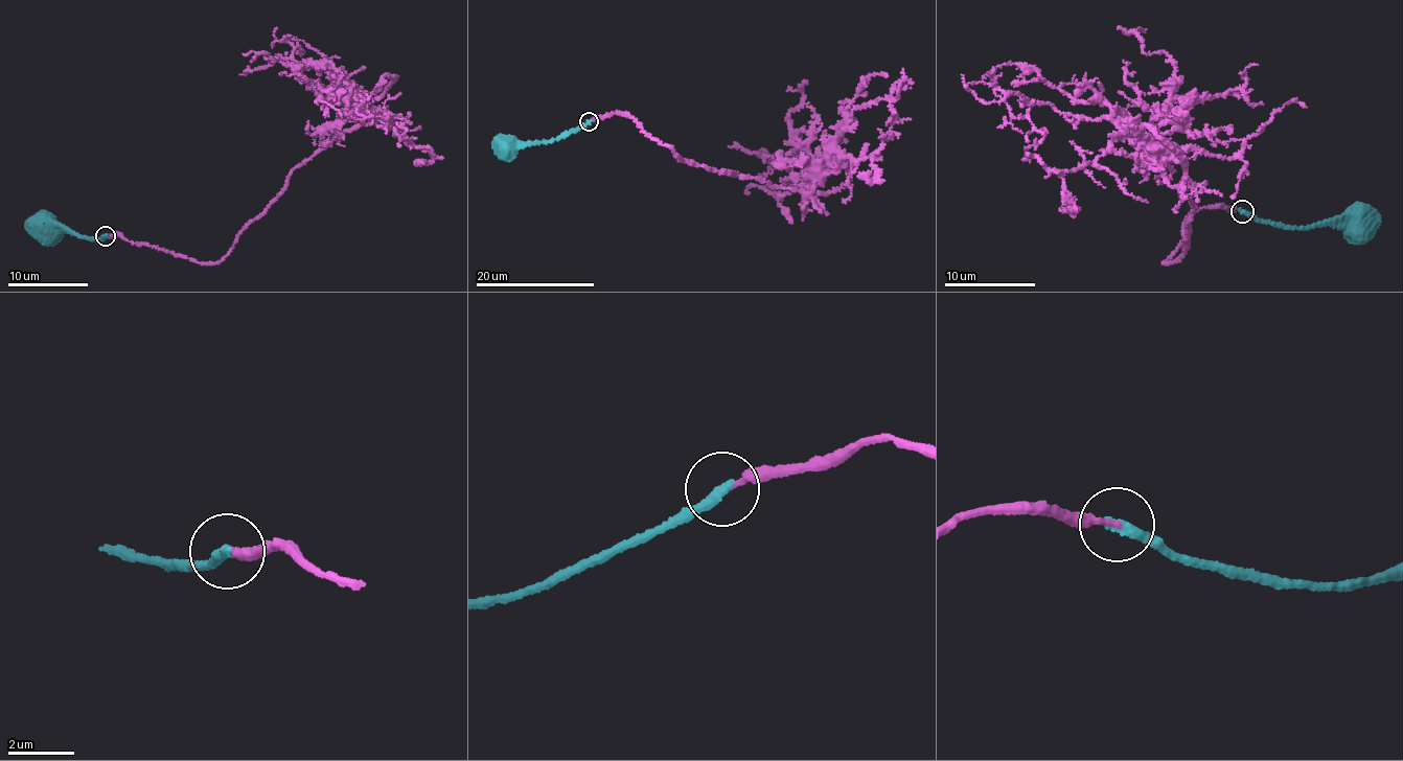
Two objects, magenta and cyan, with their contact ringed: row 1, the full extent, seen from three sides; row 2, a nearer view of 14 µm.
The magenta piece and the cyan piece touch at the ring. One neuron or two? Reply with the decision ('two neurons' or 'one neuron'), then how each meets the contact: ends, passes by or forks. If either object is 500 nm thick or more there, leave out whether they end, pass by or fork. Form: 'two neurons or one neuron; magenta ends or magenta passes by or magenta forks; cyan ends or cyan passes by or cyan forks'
one neuron; magenta ends; cyan ends

